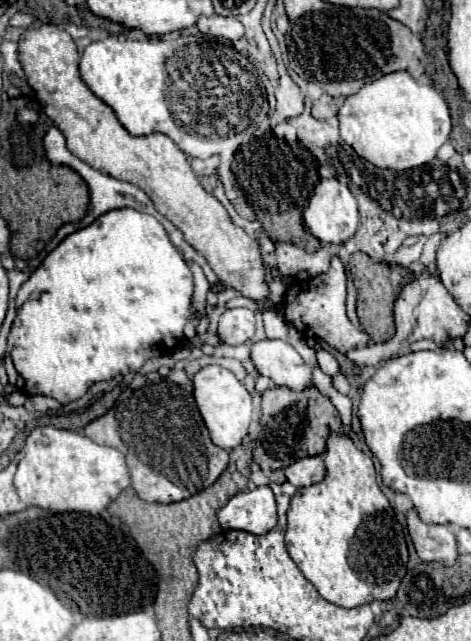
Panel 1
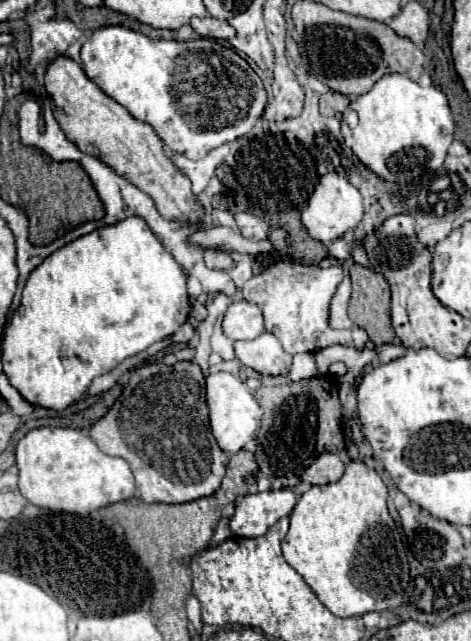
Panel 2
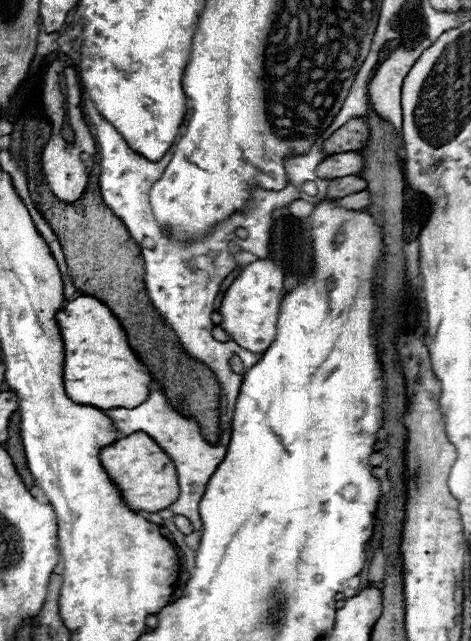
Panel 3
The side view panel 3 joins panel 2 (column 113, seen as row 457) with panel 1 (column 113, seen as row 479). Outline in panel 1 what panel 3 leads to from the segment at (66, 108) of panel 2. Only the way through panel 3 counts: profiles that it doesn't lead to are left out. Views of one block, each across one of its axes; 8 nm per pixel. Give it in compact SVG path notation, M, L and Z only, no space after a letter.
M44 24L28 30L18 48L28 84L34 88L46 116L64 134L68 150L92 168L142 188L156 210L182 230L184 240L208 260L210 268L224 284L256 302L264 300L268 296L268 284L264 282L266 272L258 242L230 222L224 206L200 186L196 174L188 166L186 154L166 134L152 132L146 136L132 136L120 124L114 110L80 78L80 54L70 34L58 26Z

